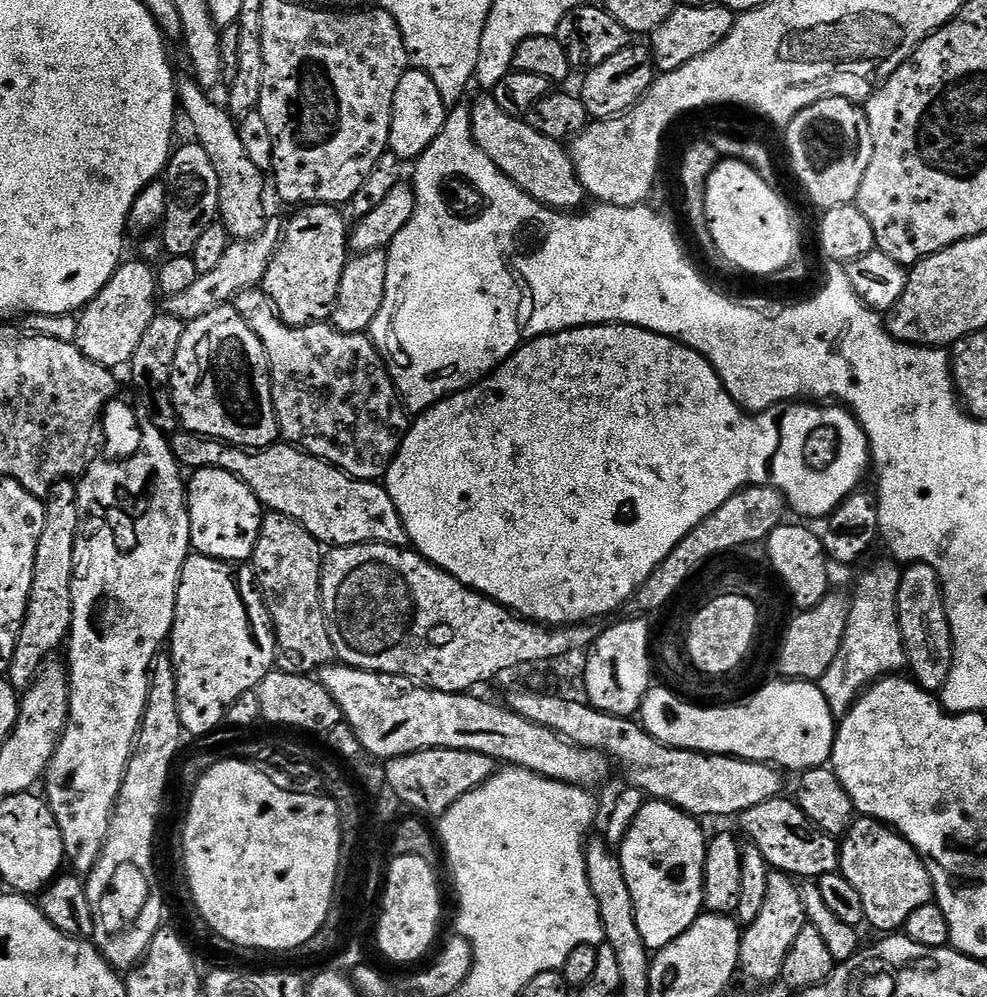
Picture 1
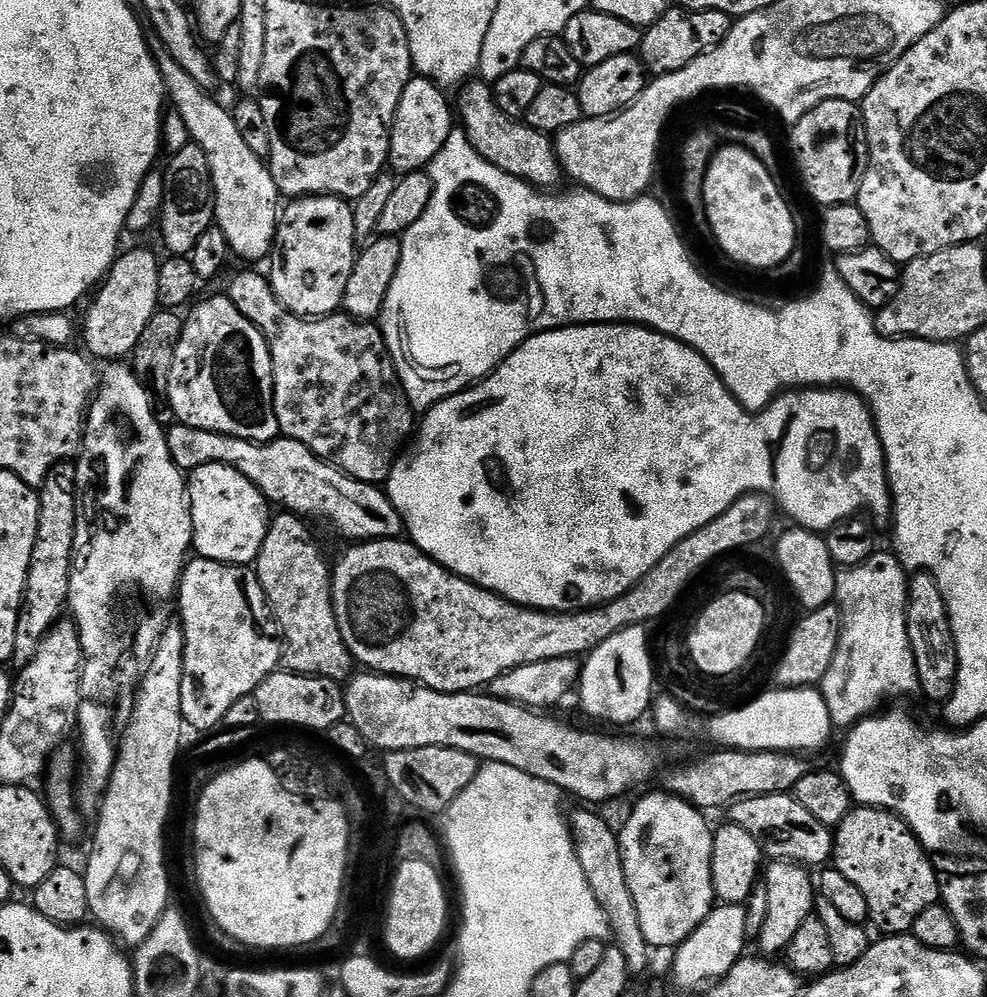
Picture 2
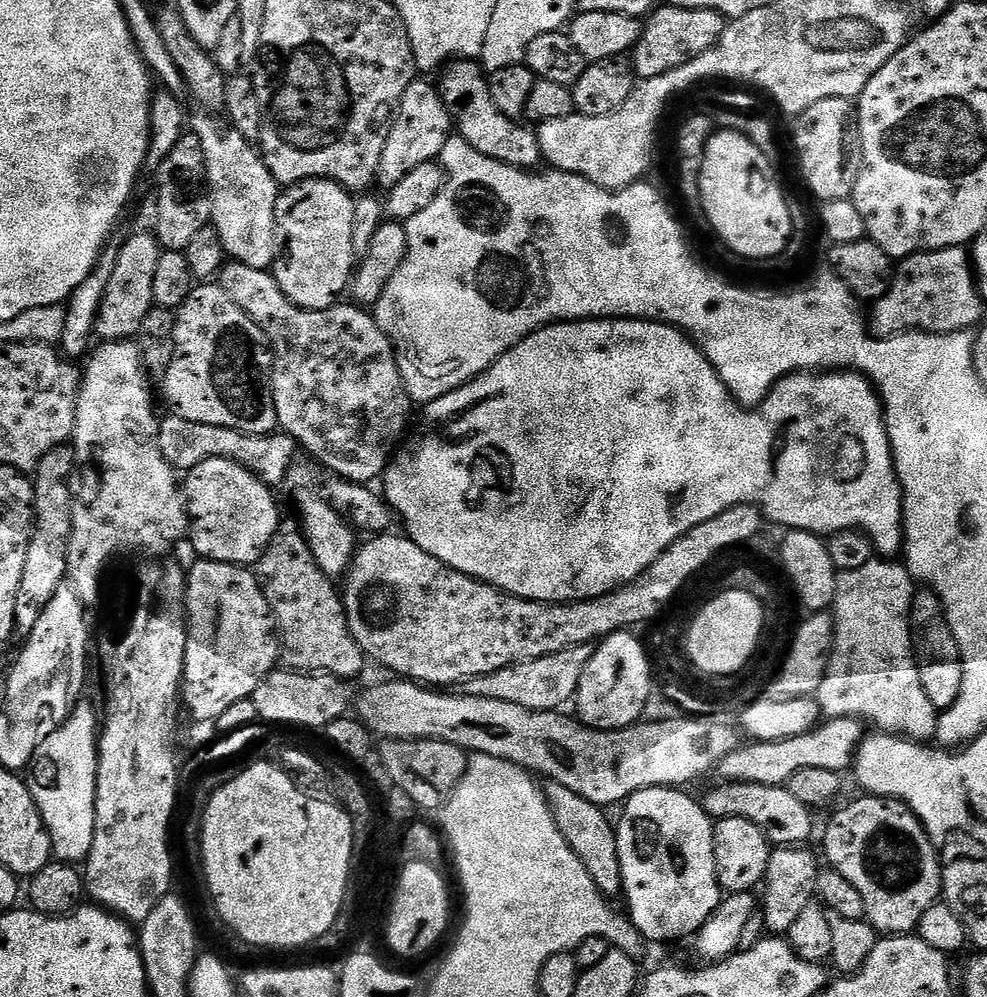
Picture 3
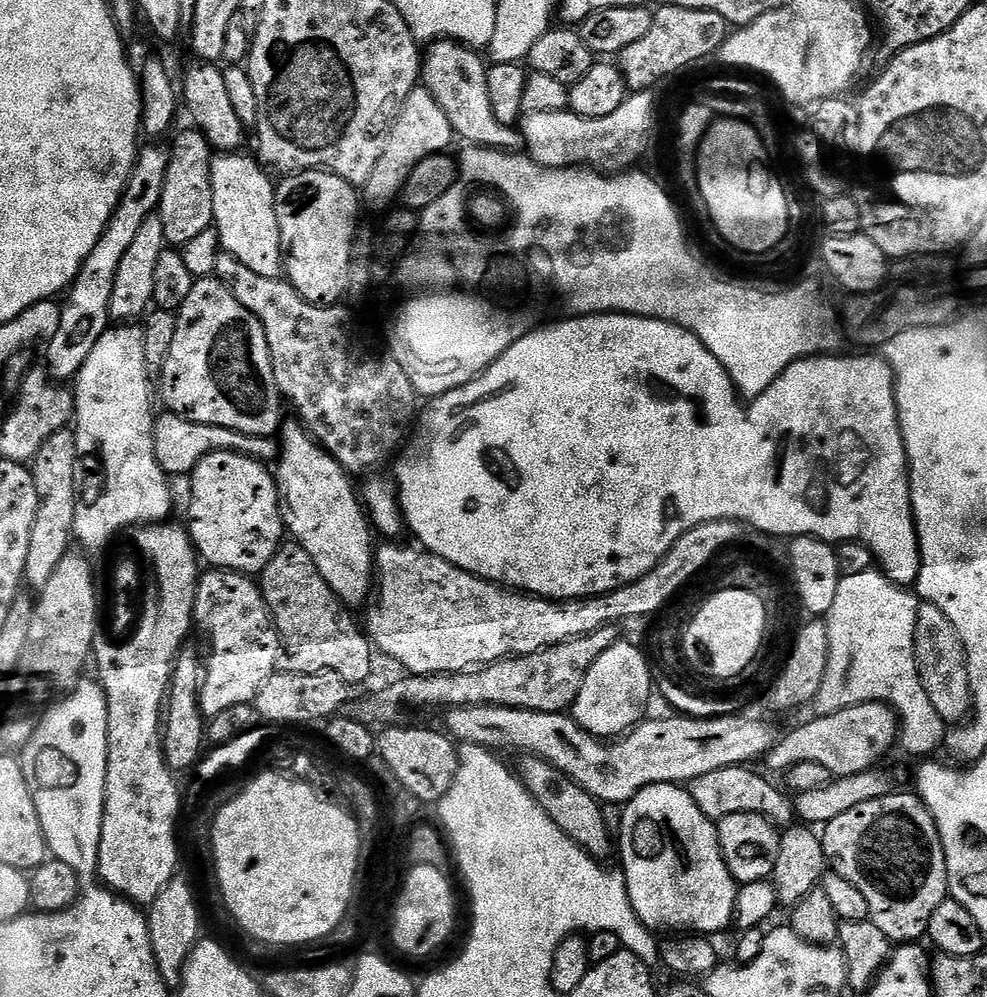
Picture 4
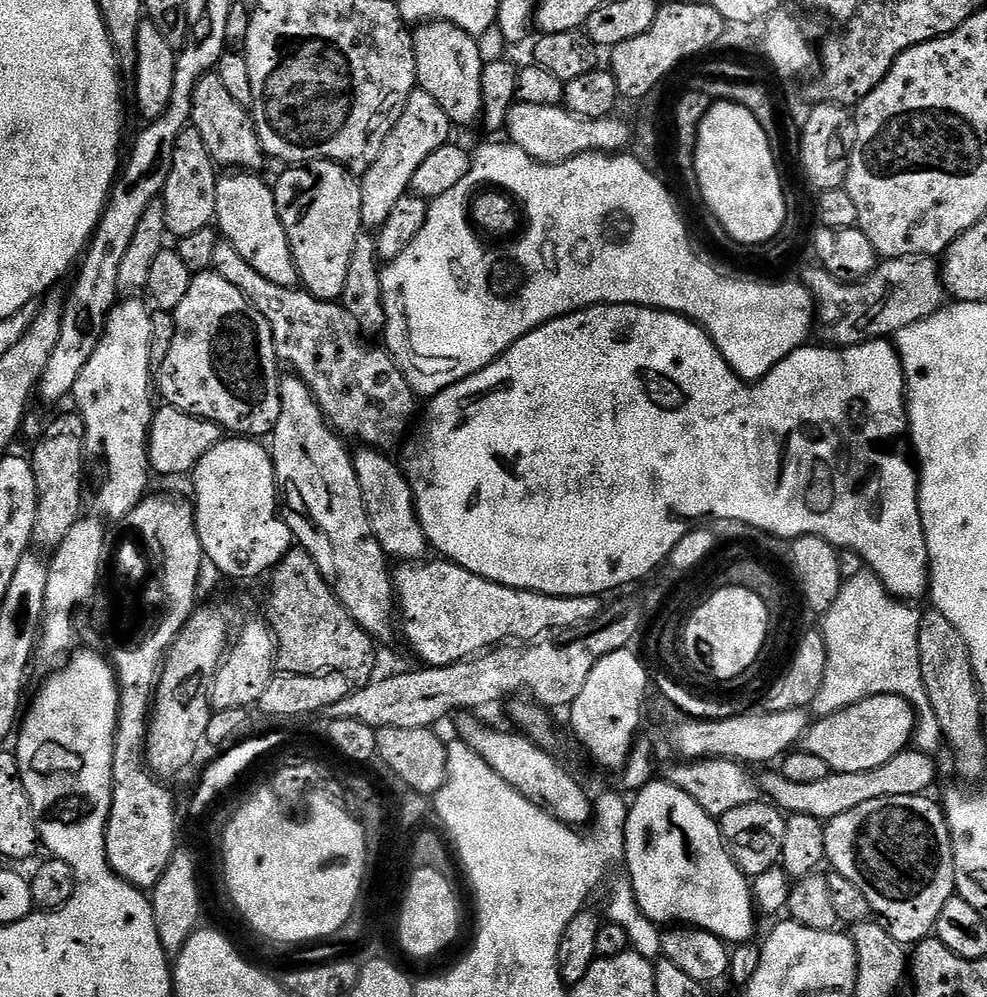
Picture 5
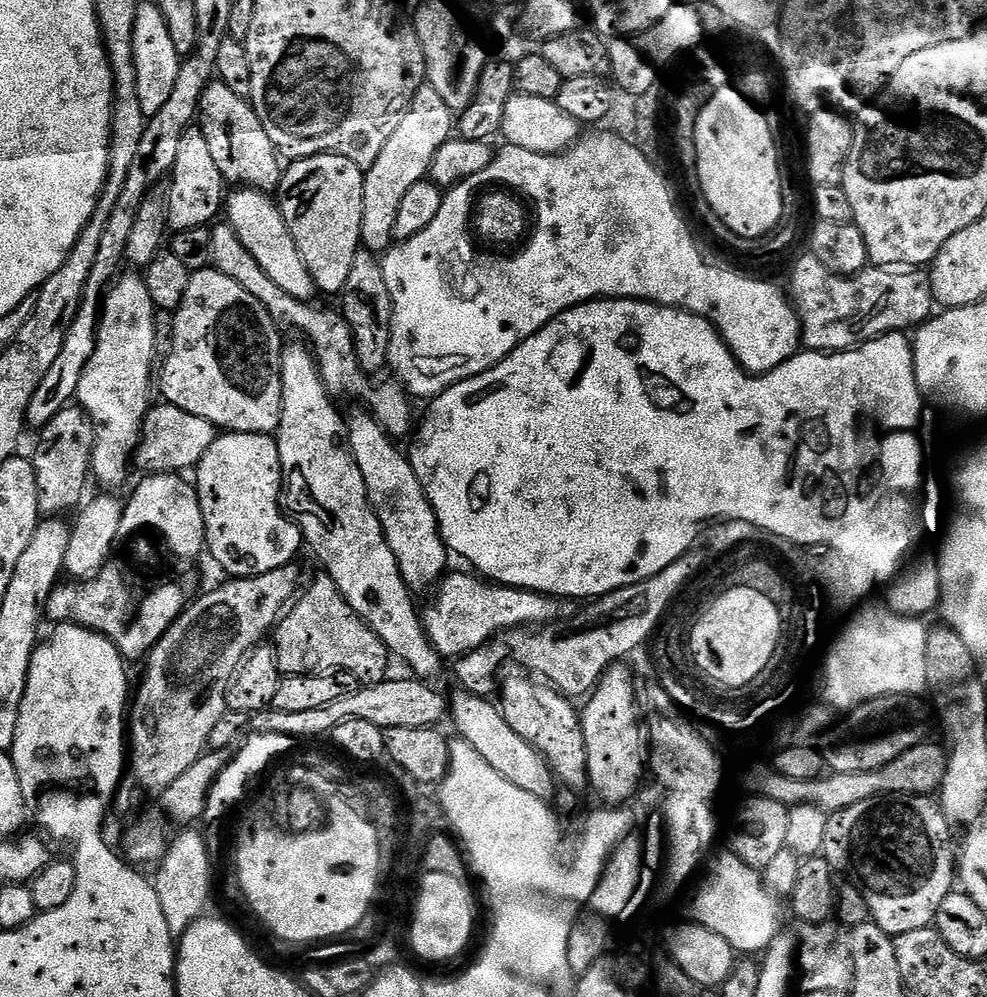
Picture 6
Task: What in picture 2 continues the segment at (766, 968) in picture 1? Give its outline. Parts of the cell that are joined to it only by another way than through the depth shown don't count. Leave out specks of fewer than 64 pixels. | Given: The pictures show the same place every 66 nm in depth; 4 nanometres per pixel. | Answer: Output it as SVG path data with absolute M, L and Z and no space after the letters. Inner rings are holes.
M773 859L768 865L762 872L762 885L767 895L766 922L762 922L758 943L765 957L776 958L794 942L794 934L798 934L802 922L813 915L818 893L813 873L805 865L780 859Z

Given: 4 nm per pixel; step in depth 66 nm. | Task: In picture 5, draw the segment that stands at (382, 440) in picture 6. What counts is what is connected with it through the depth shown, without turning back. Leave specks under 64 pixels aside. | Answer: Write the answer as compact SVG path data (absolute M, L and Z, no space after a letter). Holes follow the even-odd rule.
M361 447L352 457L352 465L358 474L358 486L362 486L362 498L366 514L385 556L396 562L420 562L429 555L430 545L424 536L416 513L416 500L403 467L391 460L383 451Z

